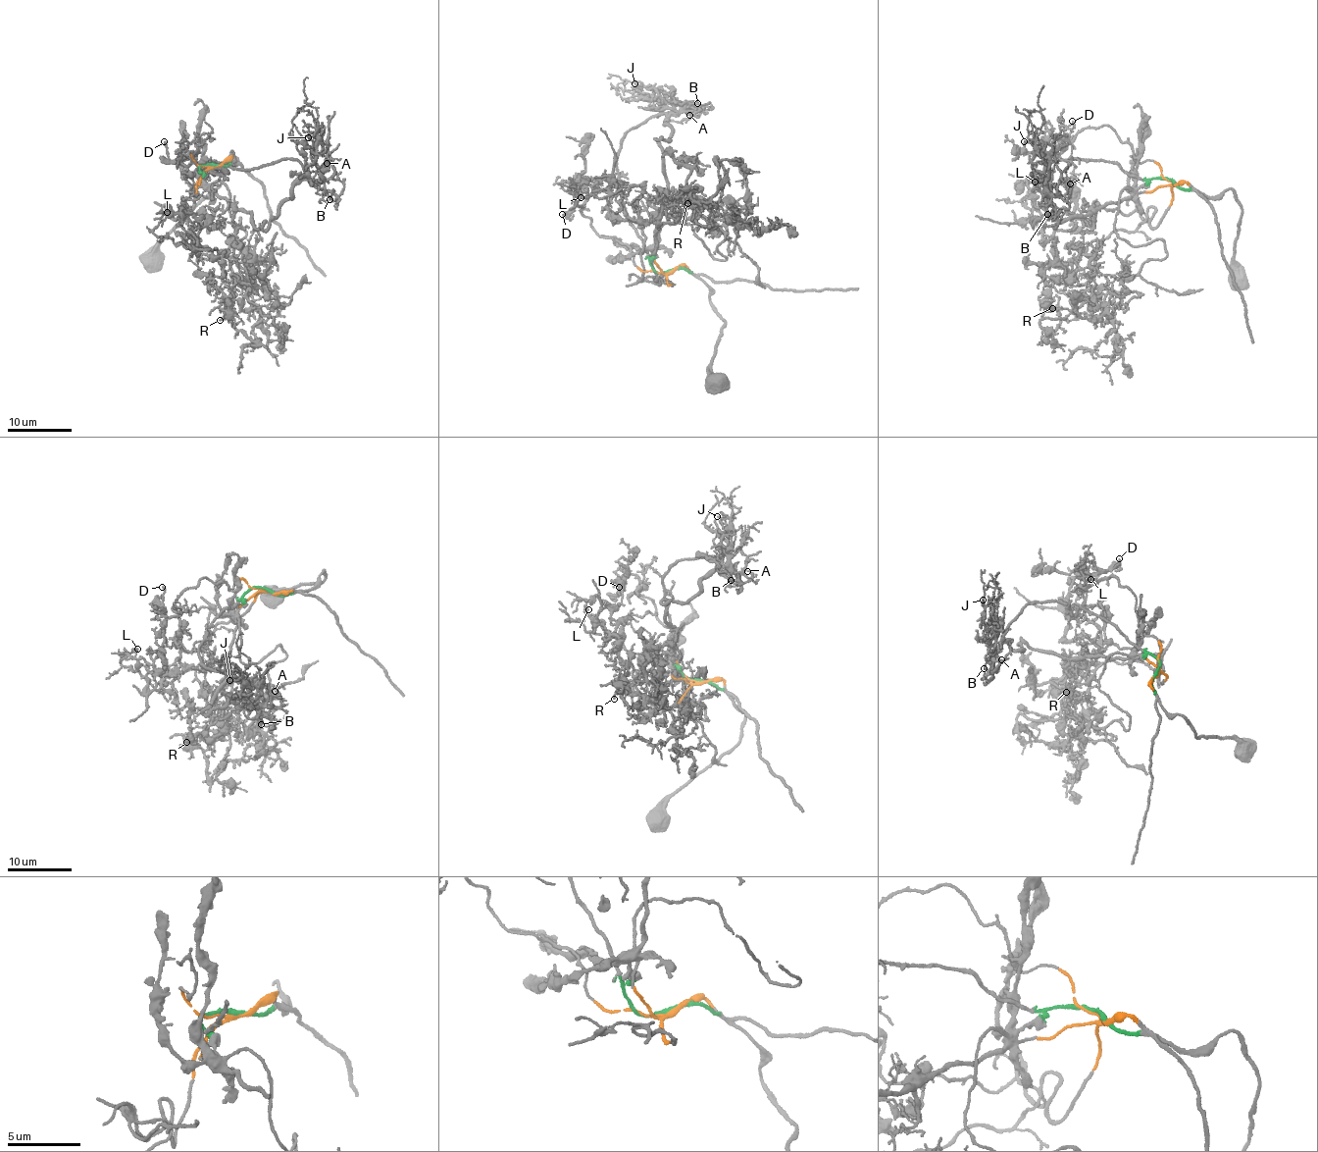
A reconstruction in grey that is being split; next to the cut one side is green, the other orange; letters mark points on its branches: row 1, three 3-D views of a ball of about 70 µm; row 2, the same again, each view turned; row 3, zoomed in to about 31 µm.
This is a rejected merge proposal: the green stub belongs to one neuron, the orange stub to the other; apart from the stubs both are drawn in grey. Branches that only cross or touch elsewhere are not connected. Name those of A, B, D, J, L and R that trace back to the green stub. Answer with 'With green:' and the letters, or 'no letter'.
With green: A, B, J

